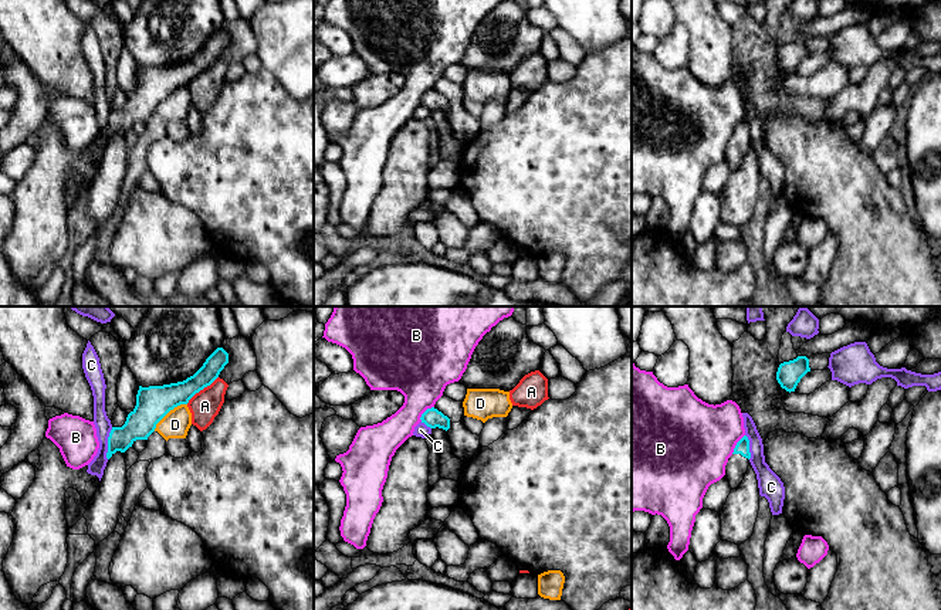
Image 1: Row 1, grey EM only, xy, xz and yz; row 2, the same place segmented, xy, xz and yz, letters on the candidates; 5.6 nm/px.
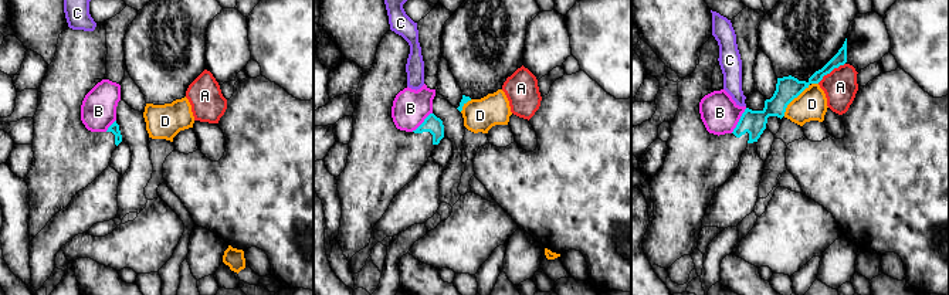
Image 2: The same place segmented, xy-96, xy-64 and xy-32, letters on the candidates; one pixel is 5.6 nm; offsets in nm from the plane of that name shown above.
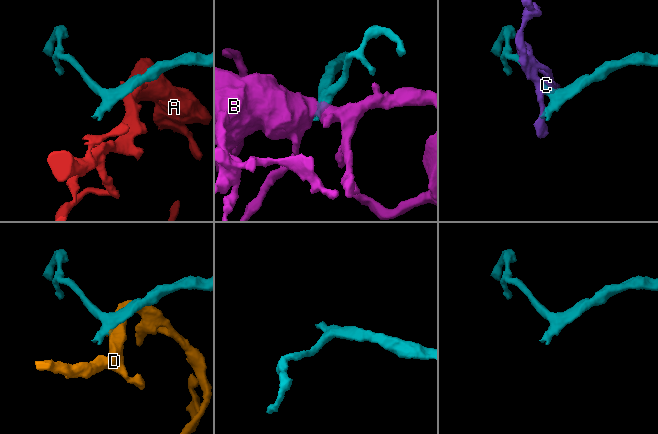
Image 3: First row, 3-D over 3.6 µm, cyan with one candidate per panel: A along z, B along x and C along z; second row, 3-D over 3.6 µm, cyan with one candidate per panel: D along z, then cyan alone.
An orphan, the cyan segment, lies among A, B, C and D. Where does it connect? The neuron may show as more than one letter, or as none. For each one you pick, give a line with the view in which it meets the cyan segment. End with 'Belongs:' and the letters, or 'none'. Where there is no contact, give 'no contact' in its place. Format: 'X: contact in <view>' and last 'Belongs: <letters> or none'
Belongs: none

